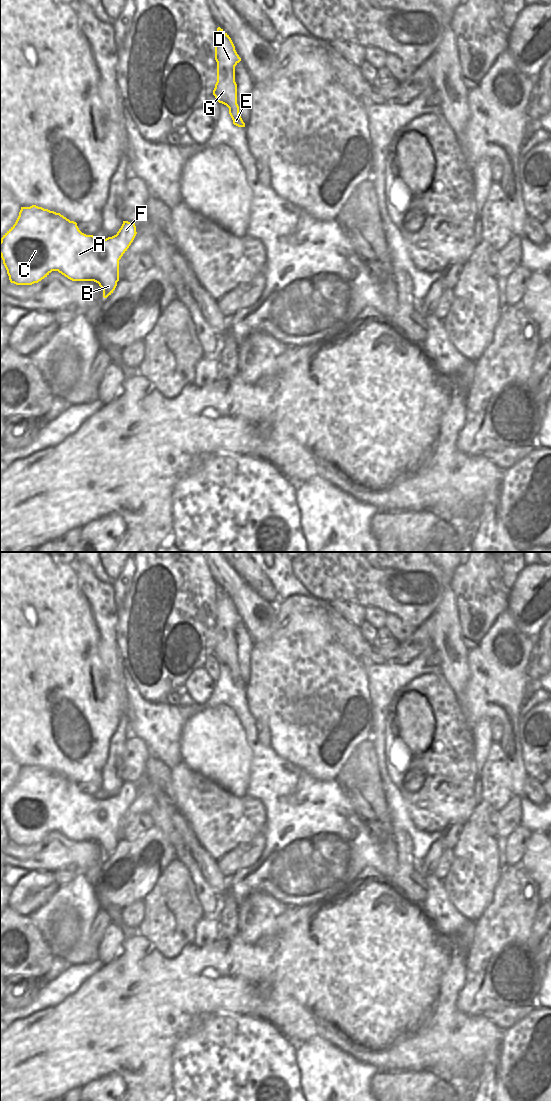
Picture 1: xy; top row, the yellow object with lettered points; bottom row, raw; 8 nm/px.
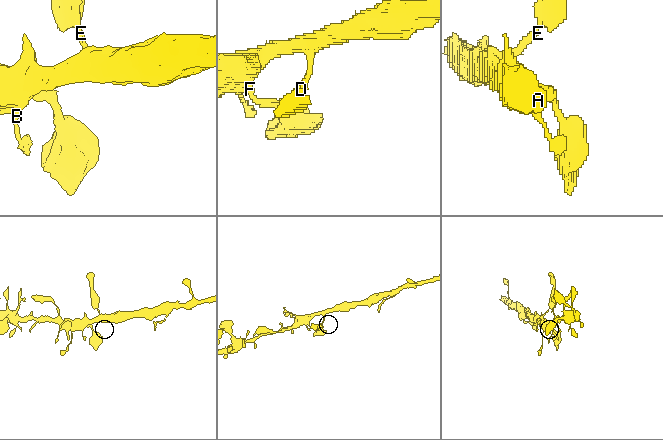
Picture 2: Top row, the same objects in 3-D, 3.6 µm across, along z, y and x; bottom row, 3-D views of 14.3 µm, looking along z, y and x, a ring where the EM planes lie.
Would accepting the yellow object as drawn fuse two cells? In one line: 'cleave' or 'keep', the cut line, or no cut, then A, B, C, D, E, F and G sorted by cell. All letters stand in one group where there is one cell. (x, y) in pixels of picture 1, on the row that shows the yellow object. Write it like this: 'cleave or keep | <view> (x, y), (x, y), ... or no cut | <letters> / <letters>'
cleave | xy (229, 108), (238, 109) | A B C E F / D G

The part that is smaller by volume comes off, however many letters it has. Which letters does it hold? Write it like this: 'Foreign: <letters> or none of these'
Foreign: D, G

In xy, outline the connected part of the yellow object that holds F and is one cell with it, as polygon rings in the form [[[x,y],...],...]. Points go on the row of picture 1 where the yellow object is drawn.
[[[32,205],[30,207],[21,207],[19,212],[19,216],[15,222],[15,224],[3,235],[0,241],[0,255],[3,260],[3,264],[7,270],[7,274],[9,276],[9,280],[11,283],[16,285],[32,285],[34,283],[38,283],[45,277],[47,277],[52,271],[58,271],[68,279],[72,281],[94,281],[99,284],[101,289],[103,290],[103,297],[107,298],[109,295],[113,293],[117,286],[117,282],[119,281],[119,260],[123,256],[123,254],[127,251],[131,243],[133,242],[136,236],[136,226],[135,223],[130,223],[128,221],[123,221],[123,224],[116,235],[112,237],[108,237],[106,239],[96,239],[93,235],[86,235],[82,233],[77,223],[74,221],[70,221],[60,213],[56,213],[54,211],[50,211],[48,209],[44,209],[42,207],[38,207],[36,205]]]

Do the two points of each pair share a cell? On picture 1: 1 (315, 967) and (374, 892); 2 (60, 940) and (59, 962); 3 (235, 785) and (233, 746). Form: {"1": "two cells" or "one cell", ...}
{"1": "one cell", "2": "two cells", "3": "one cell"}

